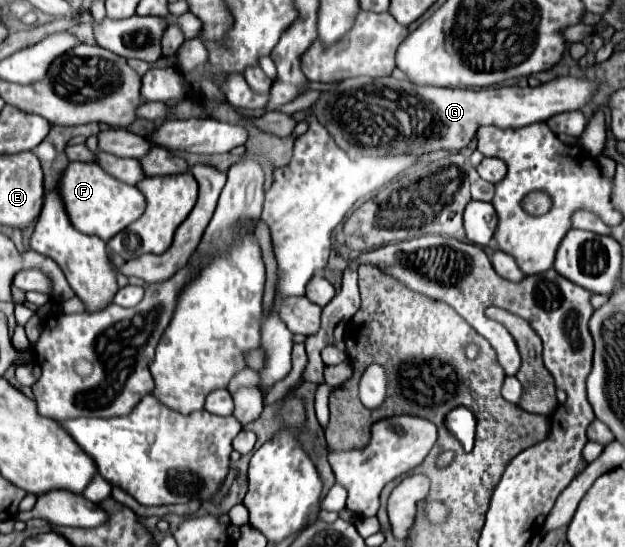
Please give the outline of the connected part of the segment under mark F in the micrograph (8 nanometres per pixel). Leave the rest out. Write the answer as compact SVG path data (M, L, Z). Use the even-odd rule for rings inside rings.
M69 163L61 173L57 189L71 225L85 235L97 235L103 241L115 237L145 211L145 197L137 187L107 175L95 163Z

